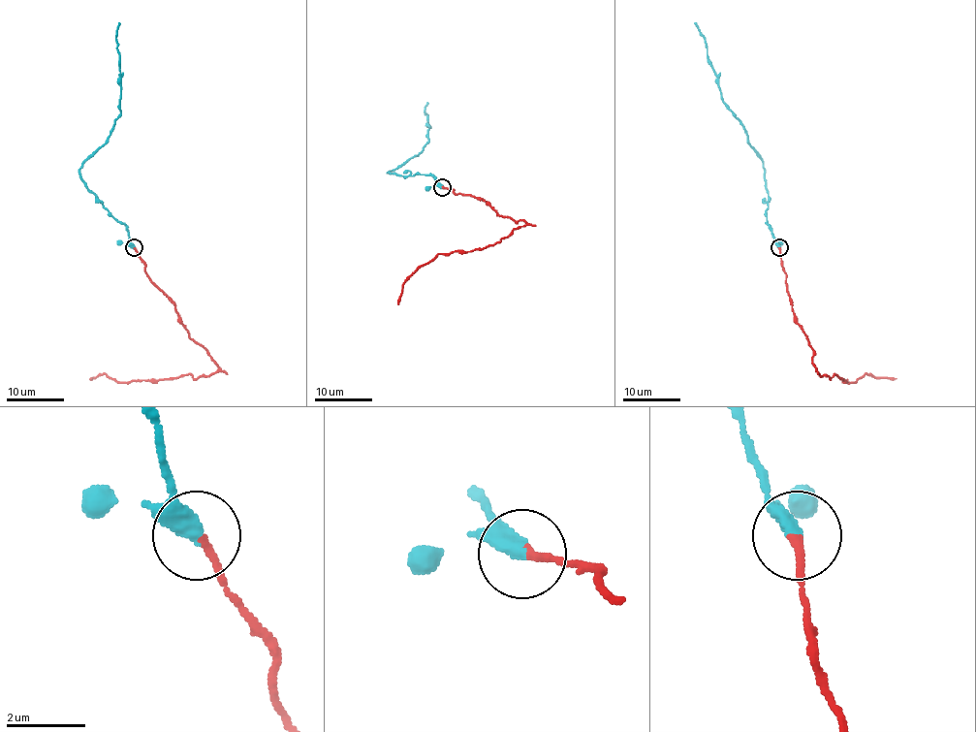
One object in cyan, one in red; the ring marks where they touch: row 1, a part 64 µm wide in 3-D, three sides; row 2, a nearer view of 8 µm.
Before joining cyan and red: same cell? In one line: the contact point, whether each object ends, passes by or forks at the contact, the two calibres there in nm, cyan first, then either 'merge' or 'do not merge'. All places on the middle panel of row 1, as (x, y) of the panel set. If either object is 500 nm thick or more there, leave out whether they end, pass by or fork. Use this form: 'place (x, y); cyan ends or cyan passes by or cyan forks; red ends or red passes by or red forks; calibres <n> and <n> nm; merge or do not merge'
place (442, 187); cyan ends; red ends; calibres 480 and 200 nm; merge

